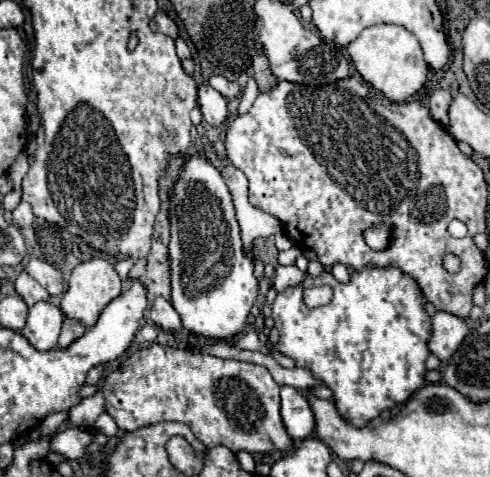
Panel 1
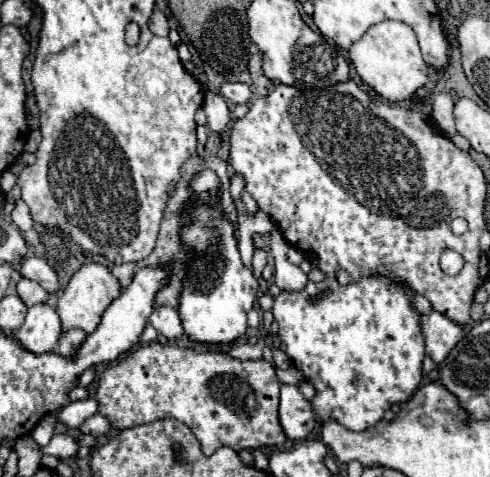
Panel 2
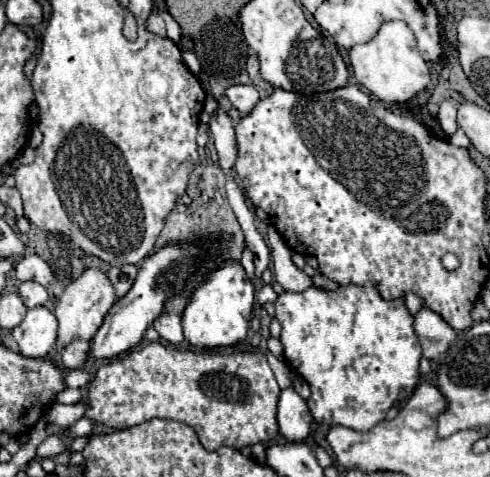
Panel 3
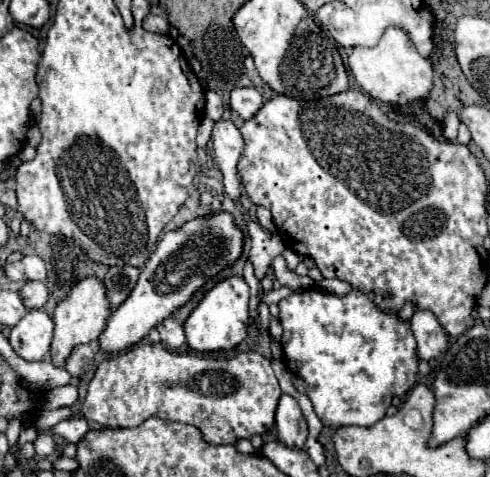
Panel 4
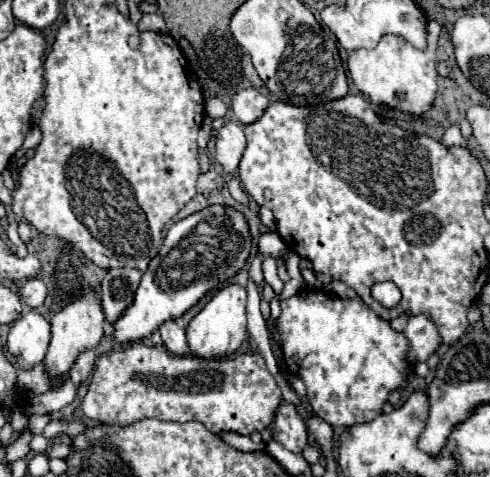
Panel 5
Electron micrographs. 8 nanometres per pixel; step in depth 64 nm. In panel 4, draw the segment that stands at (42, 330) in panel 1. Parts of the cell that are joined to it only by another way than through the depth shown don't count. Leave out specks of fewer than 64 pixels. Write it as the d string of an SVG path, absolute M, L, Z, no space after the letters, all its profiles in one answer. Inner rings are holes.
M28 310L28 314L12 328L8 342L20 358L28 362L42 360L50 350L52 332L52 318L44 310Z

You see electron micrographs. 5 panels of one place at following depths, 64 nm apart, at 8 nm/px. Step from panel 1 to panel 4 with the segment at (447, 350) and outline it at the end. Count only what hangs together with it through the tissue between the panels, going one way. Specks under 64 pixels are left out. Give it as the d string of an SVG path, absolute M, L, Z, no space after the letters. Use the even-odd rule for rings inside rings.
M414 312L410 330L418 344L418 360L438 358L444 352L448 336L440 332L440 324L436 324L436 316L432 316L432 312Z

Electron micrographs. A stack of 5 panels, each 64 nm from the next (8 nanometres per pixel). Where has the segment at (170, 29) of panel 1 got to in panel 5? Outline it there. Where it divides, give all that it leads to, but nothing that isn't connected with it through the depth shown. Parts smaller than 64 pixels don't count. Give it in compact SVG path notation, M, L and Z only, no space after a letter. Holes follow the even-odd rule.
M142 14L140 22L138 22L138 30L152 30L152 32L166 32L166 24L164 18L160 14Z

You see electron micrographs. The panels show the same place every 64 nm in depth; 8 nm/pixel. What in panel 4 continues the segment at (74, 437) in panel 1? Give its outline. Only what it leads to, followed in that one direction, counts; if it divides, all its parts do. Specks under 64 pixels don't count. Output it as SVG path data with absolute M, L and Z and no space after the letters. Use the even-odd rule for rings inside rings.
M42 432L42 434L38 434L38 438L34 440L34 450L36 450L36 454L38 456L50 456L52 452L54 452L54 440L52 440L52 436L50 434L46 434L46 432Z

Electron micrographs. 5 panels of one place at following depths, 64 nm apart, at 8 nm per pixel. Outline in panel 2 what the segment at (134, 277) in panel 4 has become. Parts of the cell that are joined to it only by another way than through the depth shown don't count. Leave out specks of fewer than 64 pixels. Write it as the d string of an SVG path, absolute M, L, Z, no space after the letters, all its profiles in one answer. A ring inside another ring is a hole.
M120 264L120 266L114 266L110 268L110 274L120 282L122 290L128 288L128 284L132 282L134 274L136 274L136 264Z

